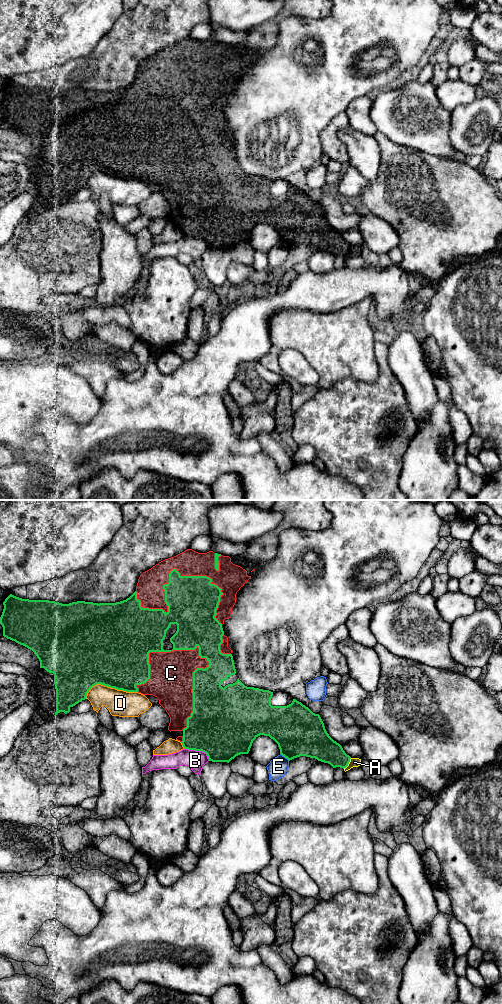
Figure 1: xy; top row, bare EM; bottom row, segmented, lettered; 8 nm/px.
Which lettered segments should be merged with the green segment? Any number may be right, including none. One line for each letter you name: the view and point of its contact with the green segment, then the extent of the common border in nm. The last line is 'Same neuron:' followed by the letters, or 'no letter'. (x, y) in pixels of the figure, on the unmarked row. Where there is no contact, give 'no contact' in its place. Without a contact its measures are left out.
C: meets green in xy at (193, 170); contact 700 nm long
Same neuron: C

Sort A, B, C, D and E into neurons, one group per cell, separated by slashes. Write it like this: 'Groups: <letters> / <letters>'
Groups: A / B / C / D / E

